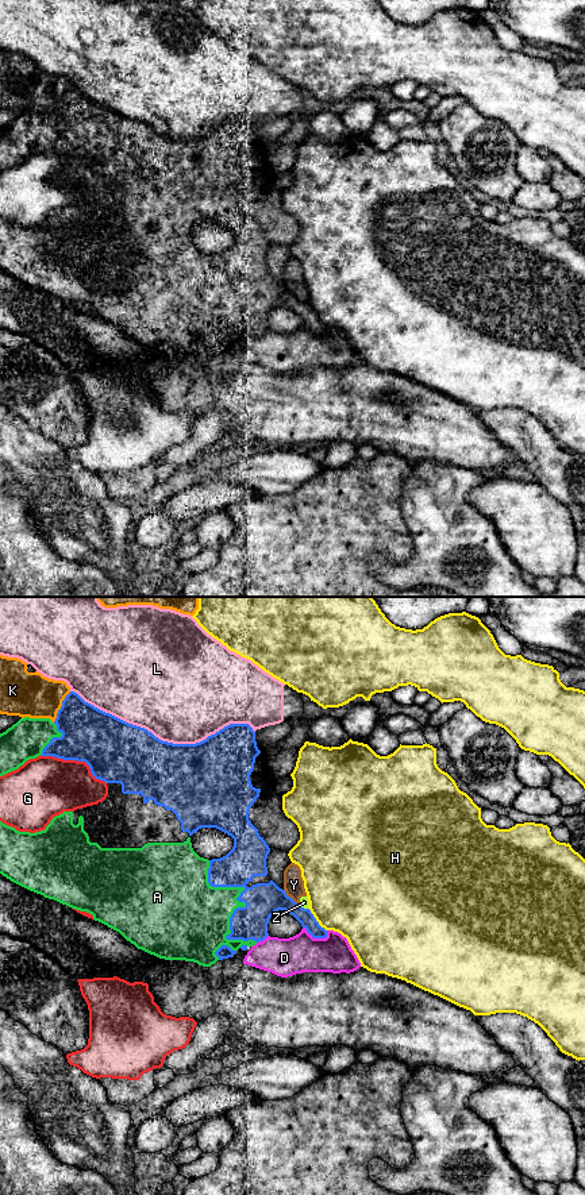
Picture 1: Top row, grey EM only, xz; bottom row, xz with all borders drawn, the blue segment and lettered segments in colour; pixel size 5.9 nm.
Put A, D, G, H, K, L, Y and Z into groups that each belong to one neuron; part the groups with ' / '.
A / D / G / H / K / L / Y Z

